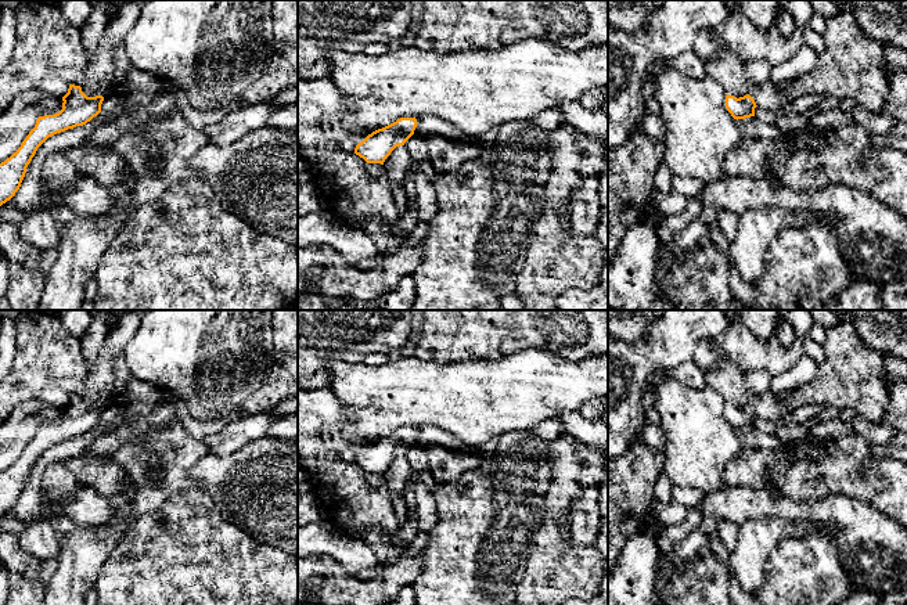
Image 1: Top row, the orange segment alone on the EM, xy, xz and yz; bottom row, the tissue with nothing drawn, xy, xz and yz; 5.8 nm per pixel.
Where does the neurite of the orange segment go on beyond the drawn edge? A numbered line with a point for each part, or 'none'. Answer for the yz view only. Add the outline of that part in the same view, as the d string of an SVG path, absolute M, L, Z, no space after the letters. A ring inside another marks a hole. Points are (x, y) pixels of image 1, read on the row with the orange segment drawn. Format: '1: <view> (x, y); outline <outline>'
1: yz (726, 65); outline M723 47L705 60L705 68L710 78L716 79L726 94L737 98L748 94L745 83L745 62L731 47Z

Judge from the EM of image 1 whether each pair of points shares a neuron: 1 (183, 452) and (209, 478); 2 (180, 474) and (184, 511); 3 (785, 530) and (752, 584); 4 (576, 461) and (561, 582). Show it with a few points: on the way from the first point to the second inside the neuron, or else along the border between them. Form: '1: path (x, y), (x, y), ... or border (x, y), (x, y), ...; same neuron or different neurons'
1: border (208, 453), (191, 471), (200, 482), (198, 488); different neurons
2: border (198, 488), (173, 492), (155, 510); different neurons
3: path (770, 540), (752, 558), (752, 569); same neuron
4: path (569, 492), (565, 507), (554, 518), (554, 551); same neuron

